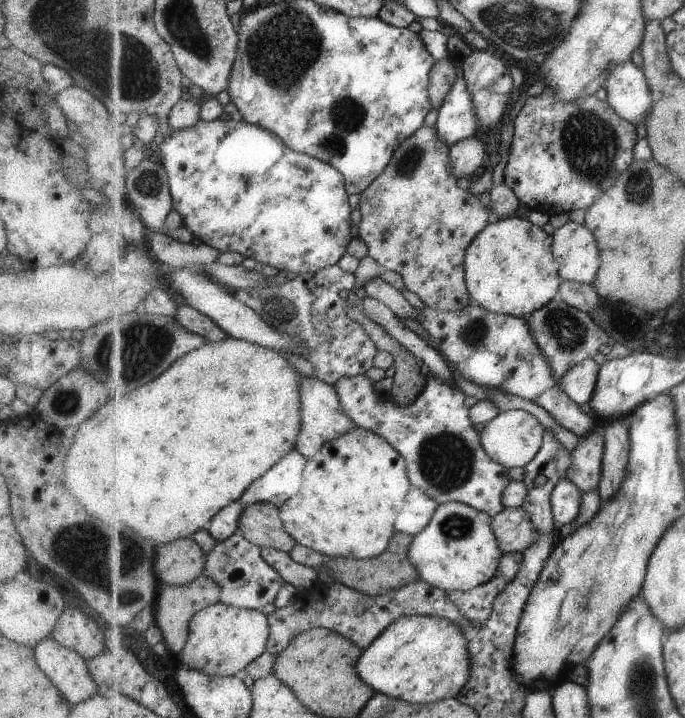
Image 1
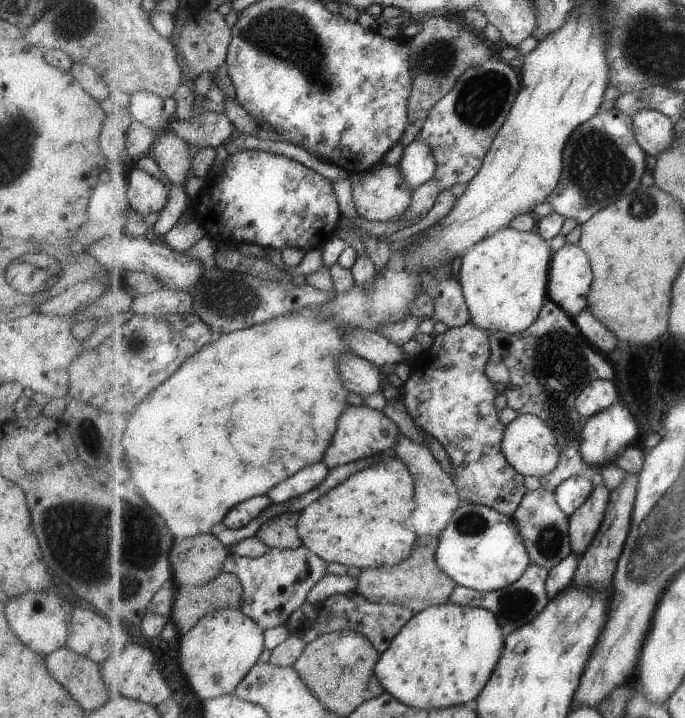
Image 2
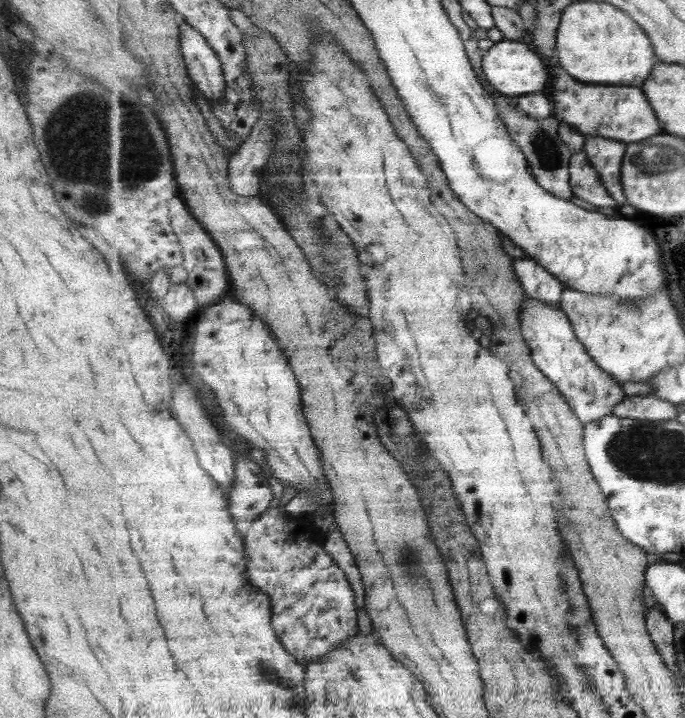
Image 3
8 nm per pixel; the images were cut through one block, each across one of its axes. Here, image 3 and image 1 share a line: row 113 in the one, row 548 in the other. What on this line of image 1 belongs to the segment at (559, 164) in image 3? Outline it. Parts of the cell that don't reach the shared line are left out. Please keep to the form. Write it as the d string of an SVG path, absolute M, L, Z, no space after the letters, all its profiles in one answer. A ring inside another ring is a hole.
M507 507L503 512L492 516L491 526L504 554L525 552L533 542L539 540L531 516L522 507Z

